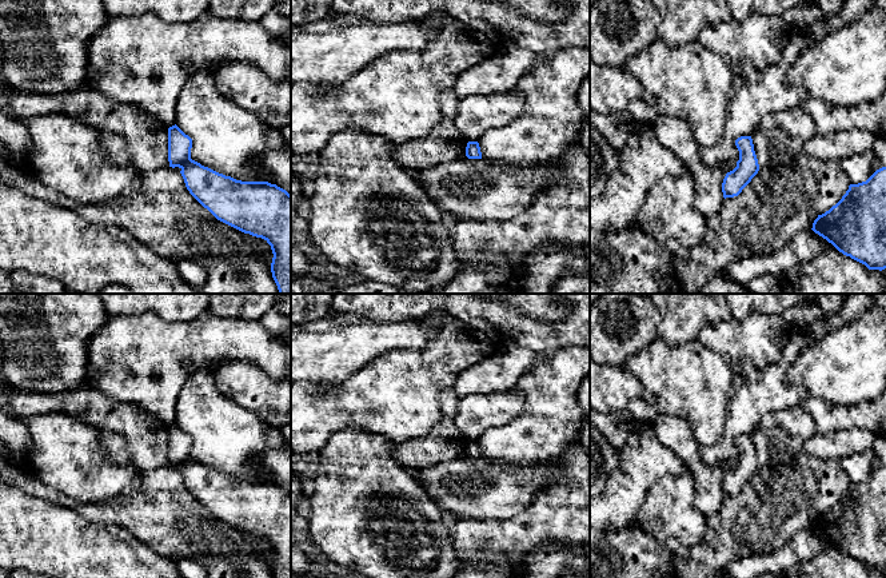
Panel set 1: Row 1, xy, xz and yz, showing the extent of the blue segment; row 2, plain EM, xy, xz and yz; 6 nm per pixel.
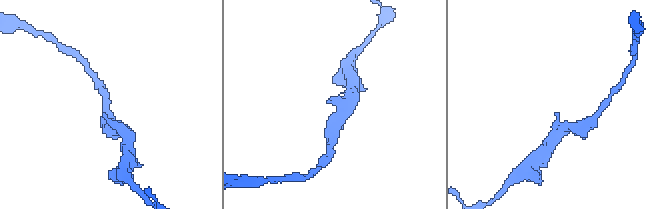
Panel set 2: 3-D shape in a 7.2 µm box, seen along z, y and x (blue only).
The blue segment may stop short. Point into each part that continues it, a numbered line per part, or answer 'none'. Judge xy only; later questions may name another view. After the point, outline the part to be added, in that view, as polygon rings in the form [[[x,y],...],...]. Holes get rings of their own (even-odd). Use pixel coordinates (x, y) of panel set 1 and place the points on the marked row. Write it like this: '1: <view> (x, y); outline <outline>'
none

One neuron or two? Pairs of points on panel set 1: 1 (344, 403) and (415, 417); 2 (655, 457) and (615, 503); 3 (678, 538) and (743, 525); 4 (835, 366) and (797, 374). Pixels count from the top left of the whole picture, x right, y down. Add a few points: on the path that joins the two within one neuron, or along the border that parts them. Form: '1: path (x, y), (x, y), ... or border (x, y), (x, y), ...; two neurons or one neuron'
1: path (362, 403), (398, 403); one neuron
2: path (643, 469), (634, 478), (627, 491); one neuron
3: border (705, 518), (706, 530); two neurons
4: path (826, 369), (806, 370); one neuron

